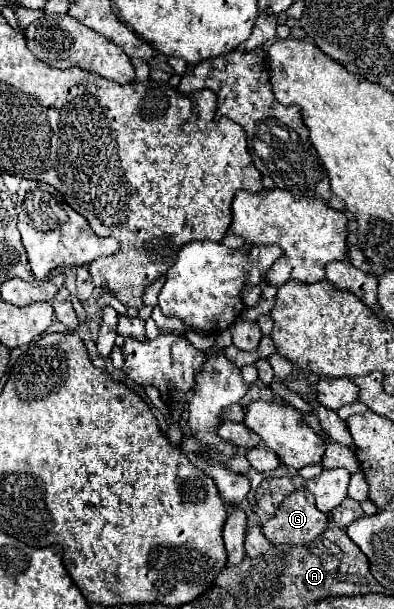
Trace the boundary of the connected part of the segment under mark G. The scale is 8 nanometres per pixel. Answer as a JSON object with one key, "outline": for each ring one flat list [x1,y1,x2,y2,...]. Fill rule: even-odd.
{"outline":[[306,488,290,492,276,514,262,526,264,536,272,544,310,544,326,528,328,516,314,506,314,498]]}

